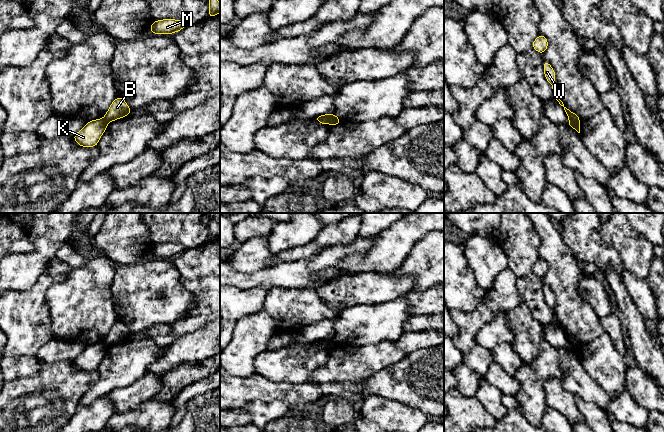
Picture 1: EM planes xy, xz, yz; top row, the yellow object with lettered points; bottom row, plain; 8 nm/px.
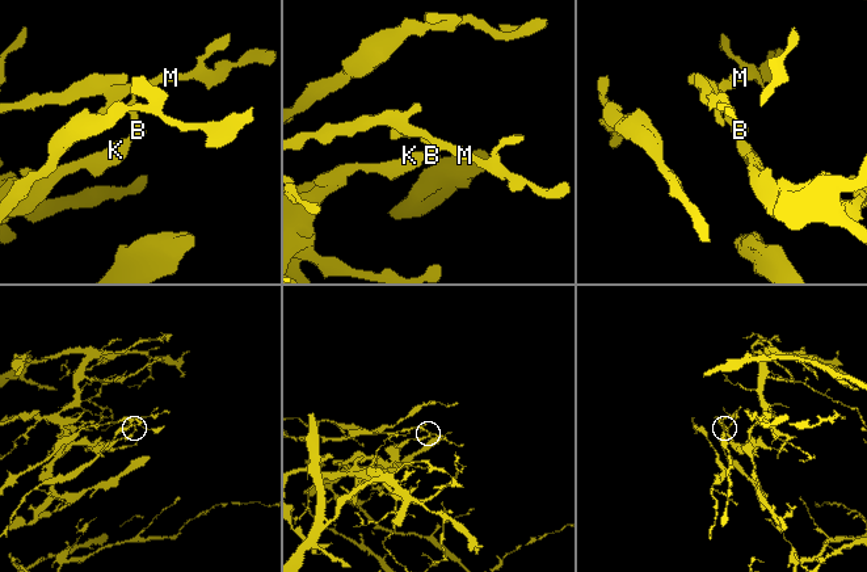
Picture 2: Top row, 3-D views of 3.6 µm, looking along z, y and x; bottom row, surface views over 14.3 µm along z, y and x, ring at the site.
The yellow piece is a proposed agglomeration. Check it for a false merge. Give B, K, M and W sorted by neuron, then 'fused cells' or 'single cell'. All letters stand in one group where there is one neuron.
groups B M W / K; fused cells

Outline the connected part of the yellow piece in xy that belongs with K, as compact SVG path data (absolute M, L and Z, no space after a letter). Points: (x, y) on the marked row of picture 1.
M104 118L90 120L73 136L73 139L81 147L95 147L107 126L108 122Z

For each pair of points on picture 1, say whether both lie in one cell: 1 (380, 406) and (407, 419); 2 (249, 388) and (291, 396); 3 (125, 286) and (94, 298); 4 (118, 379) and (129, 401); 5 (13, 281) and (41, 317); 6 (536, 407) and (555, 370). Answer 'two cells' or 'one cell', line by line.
1: one cell
2: one cell
3: two cells
4: two cells
5: two cells
6: one cell

